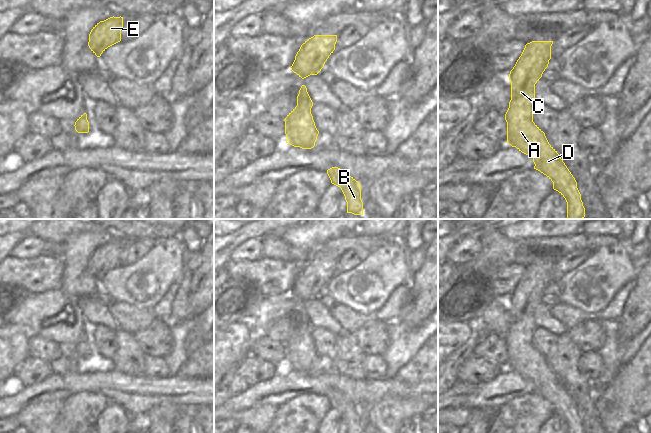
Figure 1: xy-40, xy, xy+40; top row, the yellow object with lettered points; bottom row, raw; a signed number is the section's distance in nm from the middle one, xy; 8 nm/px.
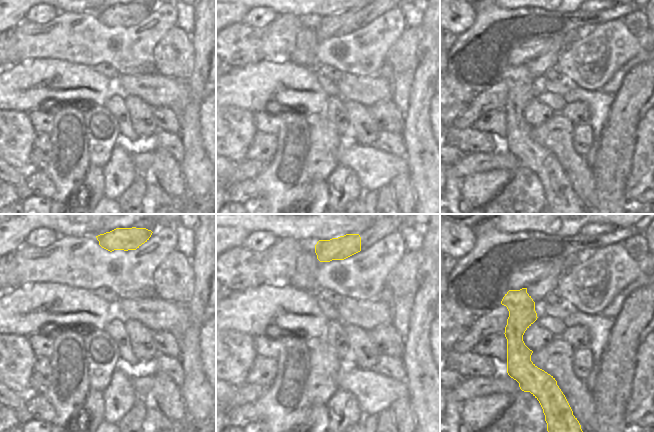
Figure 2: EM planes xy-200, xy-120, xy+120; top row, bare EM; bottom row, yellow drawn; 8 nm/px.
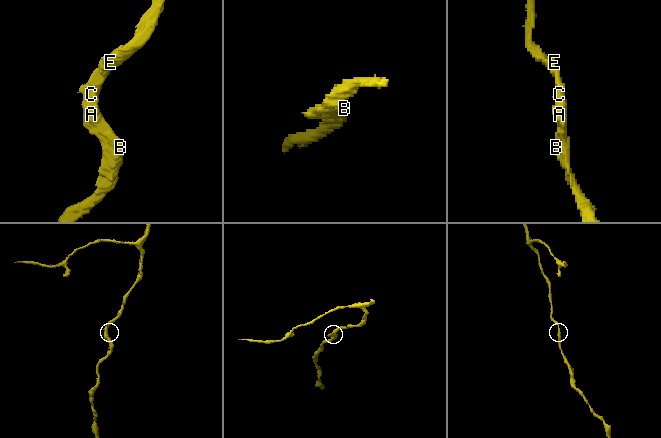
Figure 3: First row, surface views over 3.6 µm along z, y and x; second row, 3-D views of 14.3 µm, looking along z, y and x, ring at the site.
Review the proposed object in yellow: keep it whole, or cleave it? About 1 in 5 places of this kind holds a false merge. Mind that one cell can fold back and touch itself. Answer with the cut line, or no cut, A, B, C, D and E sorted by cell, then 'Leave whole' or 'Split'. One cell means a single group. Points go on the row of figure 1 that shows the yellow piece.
No split. Groups: A B C D E. Leave whole.

